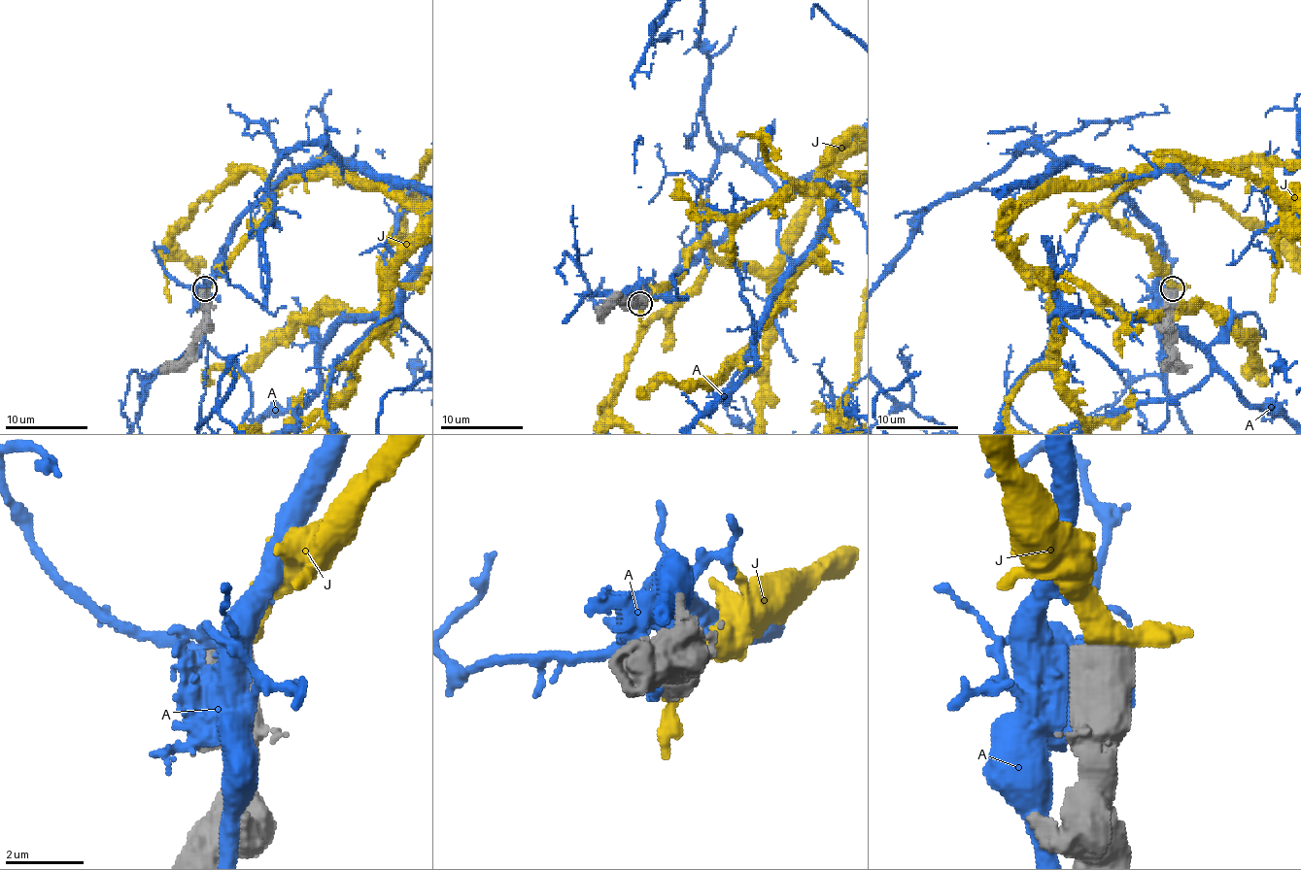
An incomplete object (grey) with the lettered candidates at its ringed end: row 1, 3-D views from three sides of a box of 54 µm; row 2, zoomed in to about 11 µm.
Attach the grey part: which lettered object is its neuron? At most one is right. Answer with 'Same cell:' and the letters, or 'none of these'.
Same cell: J

